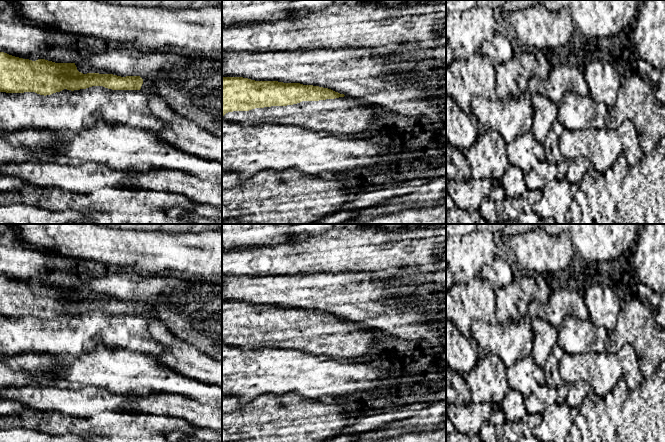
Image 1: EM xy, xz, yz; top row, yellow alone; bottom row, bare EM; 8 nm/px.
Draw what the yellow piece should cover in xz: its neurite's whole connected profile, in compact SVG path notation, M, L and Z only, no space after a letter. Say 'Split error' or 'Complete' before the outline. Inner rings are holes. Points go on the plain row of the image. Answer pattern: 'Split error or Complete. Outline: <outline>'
Split error. Outline: M222 301L222 342L242 349L287 348L347 360L370 355L377 337L369 328L328 312L300 307Z

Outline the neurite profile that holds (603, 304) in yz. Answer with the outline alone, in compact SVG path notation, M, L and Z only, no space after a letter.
M599 280L586 291L584 301L588 308L589 320L597 327L612 331L618 320L620 297L604 281Z

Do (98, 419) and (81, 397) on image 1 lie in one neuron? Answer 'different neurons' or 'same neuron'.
different neurons

